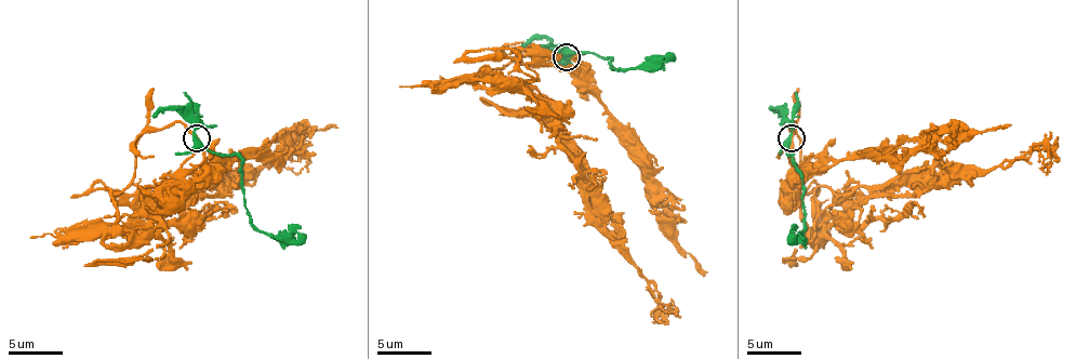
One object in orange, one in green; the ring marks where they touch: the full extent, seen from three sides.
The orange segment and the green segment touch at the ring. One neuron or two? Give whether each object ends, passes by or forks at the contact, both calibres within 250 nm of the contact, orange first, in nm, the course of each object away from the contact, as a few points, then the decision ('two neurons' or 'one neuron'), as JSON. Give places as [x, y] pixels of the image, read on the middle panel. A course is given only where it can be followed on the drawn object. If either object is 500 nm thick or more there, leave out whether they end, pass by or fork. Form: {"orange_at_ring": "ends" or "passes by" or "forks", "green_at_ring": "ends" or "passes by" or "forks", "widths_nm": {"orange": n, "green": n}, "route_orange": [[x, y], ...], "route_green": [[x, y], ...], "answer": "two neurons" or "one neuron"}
{"orange_at_ring": "forks", "green_at_ring": "forks", "widths_nm": {"orange": 150, "green": 300}, "route_orange": [[567, 57], [518, 54], [483, 68], [538, 106], [580, 168], [588, 216], [637, 267], [653, 316], [663, 305]], "route_green": [[567, 54], [585, 52], [610, 57], [612, 68], [632, 68], [674, 54]], "answer": "one neuron"}

